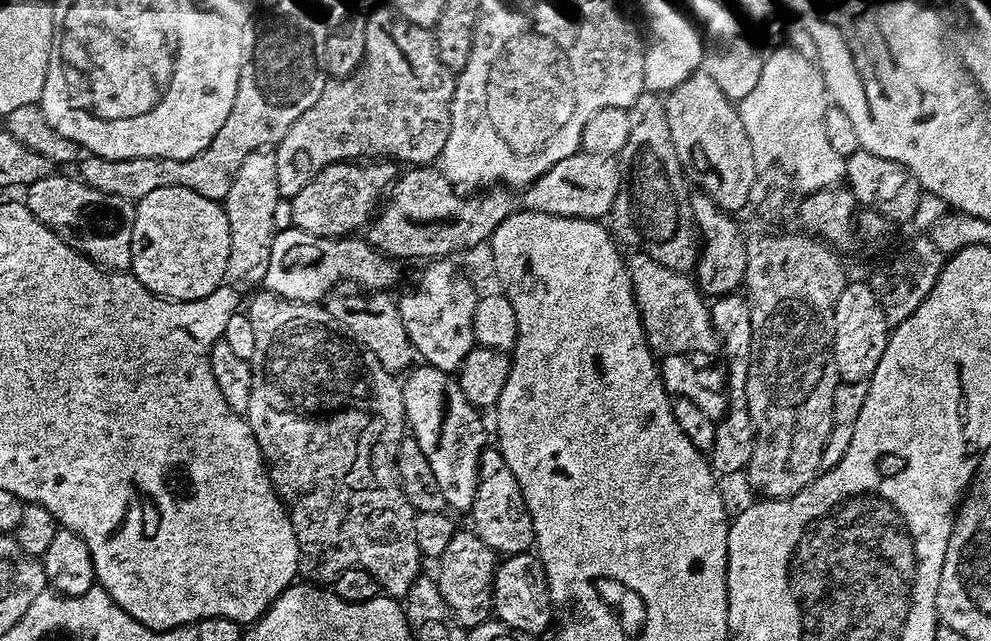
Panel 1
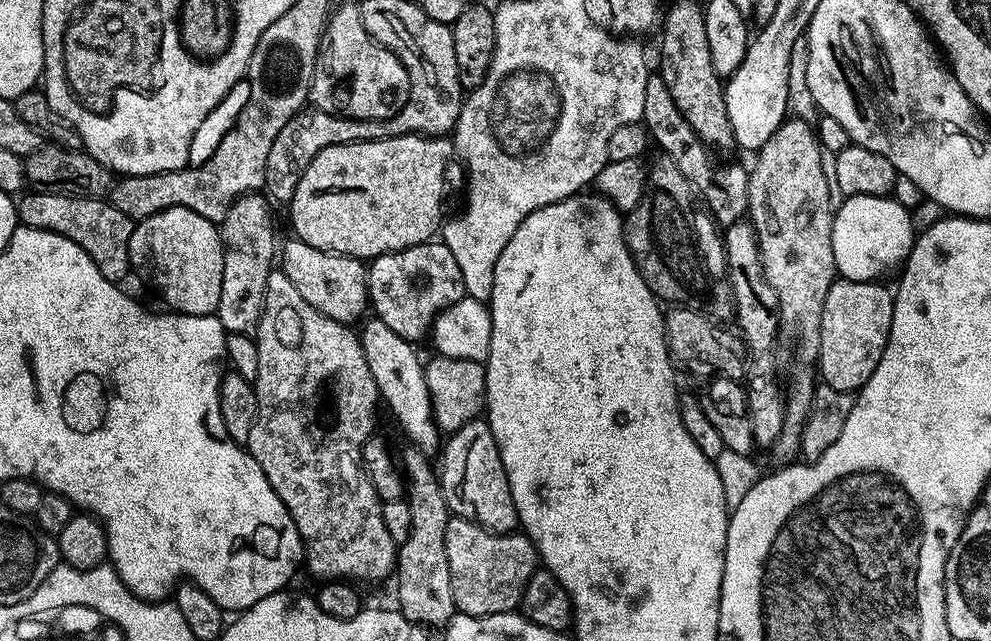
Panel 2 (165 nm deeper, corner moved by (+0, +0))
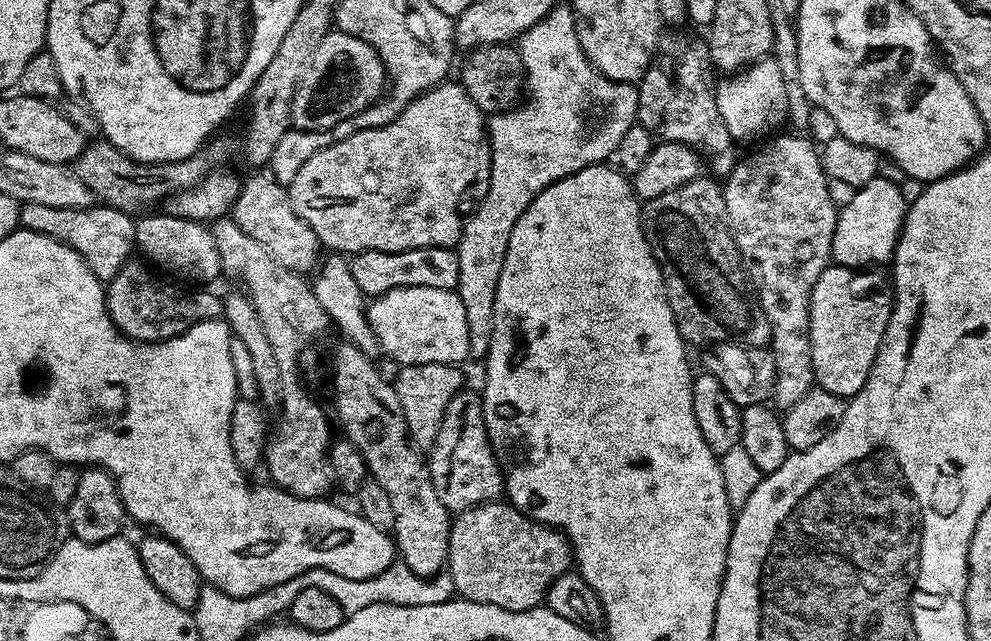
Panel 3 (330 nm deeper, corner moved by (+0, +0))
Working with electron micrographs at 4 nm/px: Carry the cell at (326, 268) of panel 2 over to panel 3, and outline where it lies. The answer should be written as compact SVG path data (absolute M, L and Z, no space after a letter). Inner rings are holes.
M271 174L252 175L256 176L241 183L240 193L236 205L231 210L230 219L243 232L250 234L250 238L254 238L258 246L264 247L266 254L270 254L274 262L286 266L286 270L301 274L308 274L308 271L311 273L322 260L322 245L319 238L306 222L302 222L302 218L298 218L298 214L294 214L285 185L279 184L276 177Z

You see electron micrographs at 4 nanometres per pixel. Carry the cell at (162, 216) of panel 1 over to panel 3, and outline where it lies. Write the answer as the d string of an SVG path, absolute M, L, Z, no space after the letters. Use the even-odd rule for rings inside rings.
M144 214L136 220L136 248L145 261L151 262L157 269L165 268L160 269L165 273L173 272L168 274L181 281L195 282L200 286L207 285L207 280L221 275L220 255L218 246L214 246L211 227L205 226L201 221L187 220L181 216L152 215L156 214Z

